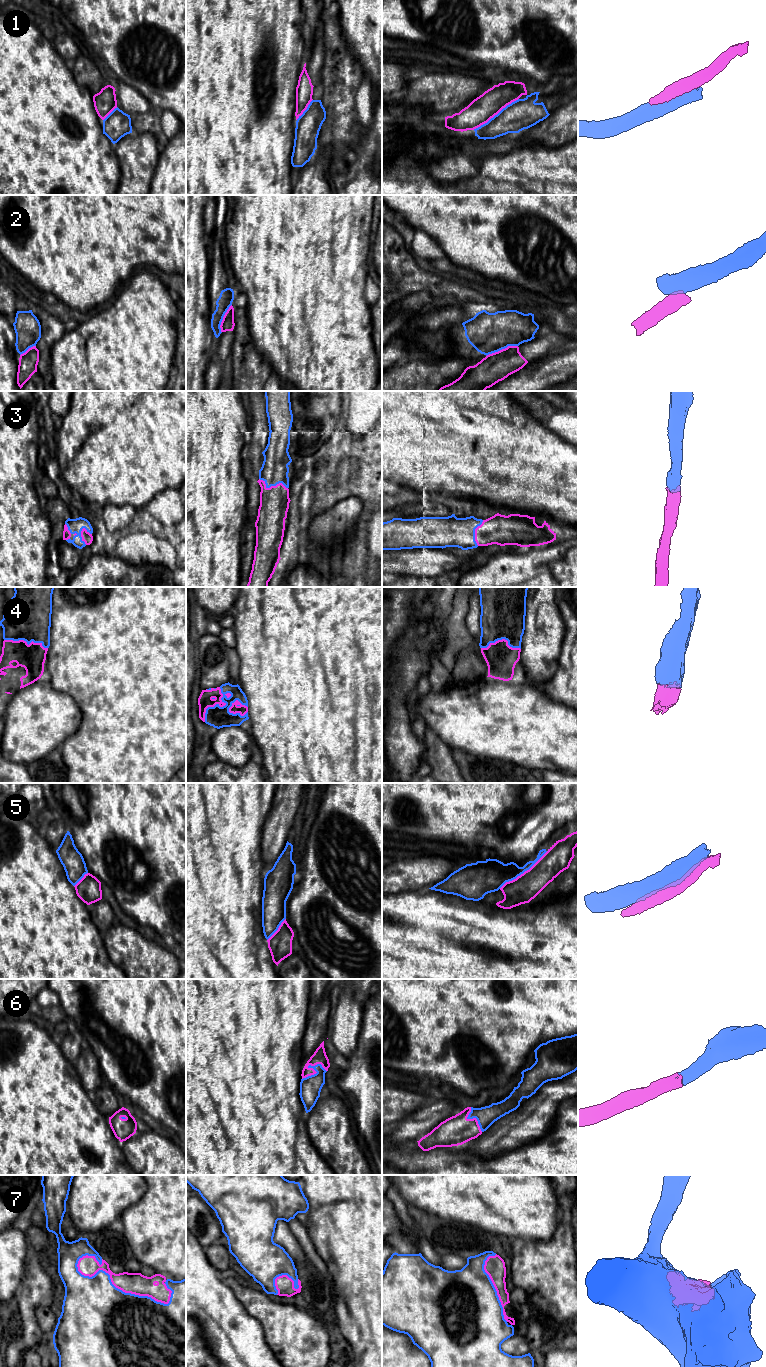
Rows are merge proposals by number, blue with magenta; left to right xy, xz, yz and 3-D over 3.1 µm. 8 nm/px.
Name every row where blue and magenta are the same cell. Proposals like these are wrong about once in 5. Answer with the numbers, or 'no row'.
3, 4, 6, 7

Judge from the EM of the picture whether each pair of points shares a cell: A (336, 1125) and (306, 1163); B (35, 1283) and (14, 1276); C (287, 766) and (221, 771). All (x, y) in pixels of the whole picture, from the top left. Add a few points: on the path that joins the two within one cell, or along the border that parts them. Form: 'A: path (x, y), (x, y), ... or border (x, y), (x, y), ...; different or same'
A: border (306, 1128), (313, 1146), (328, 1164); different
B: border (27, 1266), (24, 1278), (15, 1295); different
C: border (258, 760), (264, 772); different

